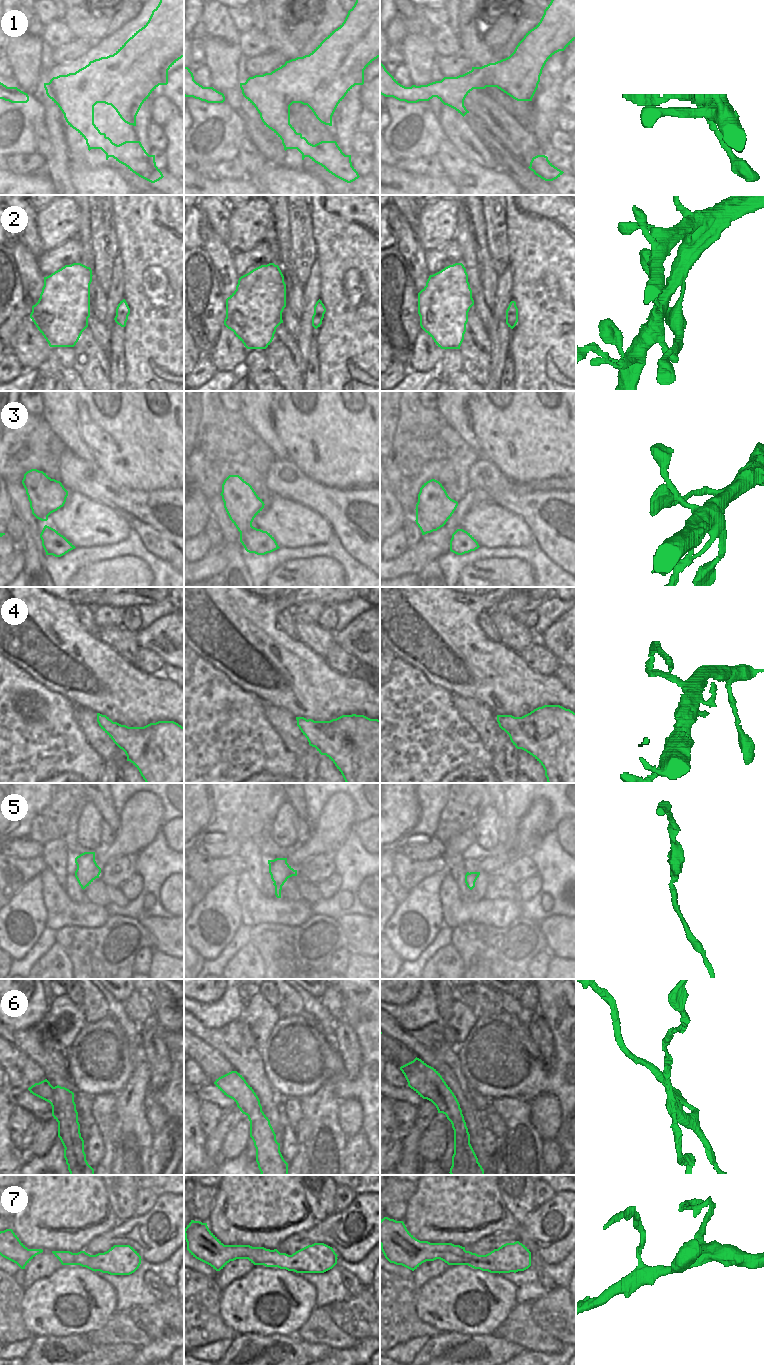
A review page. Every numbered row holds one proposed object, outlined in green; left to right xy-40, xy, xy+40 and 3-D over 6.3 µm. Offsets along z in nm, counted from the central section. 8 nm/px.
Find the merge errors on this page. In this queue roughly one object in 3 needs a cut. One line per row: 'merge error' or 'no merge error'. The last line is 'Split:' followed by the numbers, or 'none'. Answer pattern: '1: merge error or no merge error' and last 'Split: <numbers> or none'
1: merge error
2: no merge error
3: no merge error
4: merge error
5: merge error
6: merge error
7: no merge error
Split: 1, 4, 5, 6

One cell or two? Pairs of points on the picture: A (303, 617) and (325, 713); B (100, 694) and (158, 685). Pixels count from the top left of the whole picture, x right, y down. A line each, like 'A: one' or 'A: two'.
A: two
B: one

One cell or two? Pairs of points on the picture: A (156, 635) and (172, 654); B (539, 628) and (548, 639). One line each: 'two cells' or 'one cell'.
A: one cell
B: two cells

